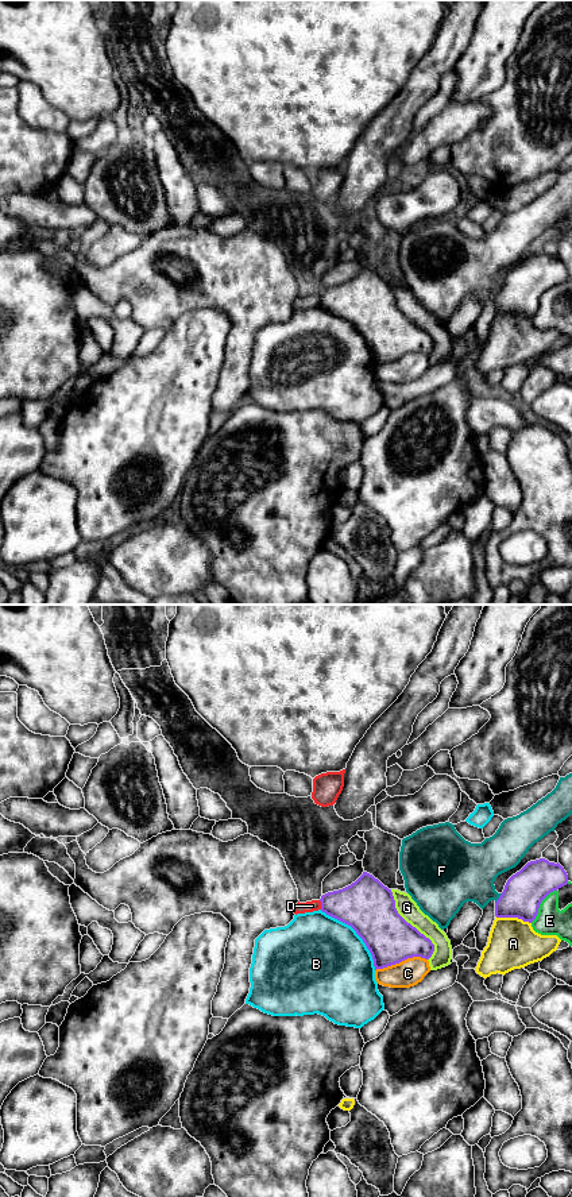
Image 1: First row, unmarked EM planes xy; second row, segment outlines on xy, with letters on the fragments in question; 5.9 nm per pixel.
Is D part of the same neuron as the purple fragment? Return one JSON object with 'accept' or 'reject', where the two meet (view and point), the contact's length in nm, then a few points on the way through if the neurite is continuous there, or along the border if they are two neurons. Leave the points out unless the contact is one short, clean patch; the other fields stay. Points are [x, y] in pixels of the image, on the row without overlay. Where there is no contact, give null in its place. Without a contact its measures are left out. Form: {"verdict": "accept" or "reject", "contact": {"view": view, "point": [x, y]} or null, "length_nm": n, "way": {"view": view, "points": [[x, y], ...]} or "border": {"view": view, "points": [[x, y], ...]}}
{"verdict": "reject", "contact": {"view": "xy", "point": [321, 300]}, "length_nm": 60, "border": {"view": "xy", "points": [[319, 296], [321, 304]]}}

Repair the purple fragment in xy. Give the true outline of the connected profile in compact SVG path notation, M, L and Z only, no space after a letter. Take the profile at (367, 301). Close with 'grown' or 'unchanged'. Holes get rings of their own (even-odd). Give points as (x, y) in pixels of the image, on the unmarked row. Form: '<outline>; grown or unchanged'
M367 267L320 297L322 308L351 321L363 335L375 366L413 352L429 355L434 347L432 336L398 309L391 285Z; unchanged

